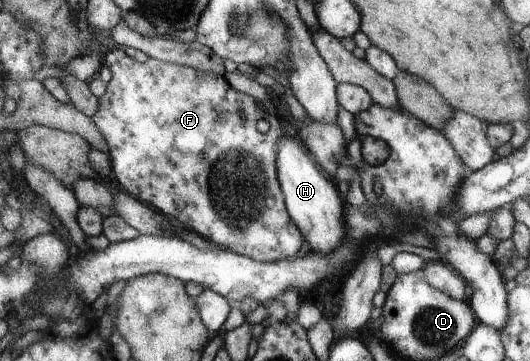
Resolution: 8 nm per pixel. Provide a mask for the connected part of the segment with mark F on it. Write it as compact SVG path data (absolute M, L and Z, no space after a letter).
M114 49L104 54L104 64L112 71L112 78L107 82L106 92L101 96L101 105L98 106L98 114L94 114L93 120L100 134L108 142L108 154L114 174L113 183L122 188L140 202L146 203L164 217L178 221L184 228L192 228L194 234L212 244L218 244L223 249L234 251L238 255L248 256L260 262L276 262L288 257L301 255L300 248L304 248L305 238L301 230L292 224L288 207L285 205L284 191L277 176L277 152L278 138L282 136L282 128L277 117L264 112L257 100L242 92L236 92L226 80L225 76L216 76L210 71L200 71L194 67L185 67L154 58L149 58L140 63L128 56L124 50Z

